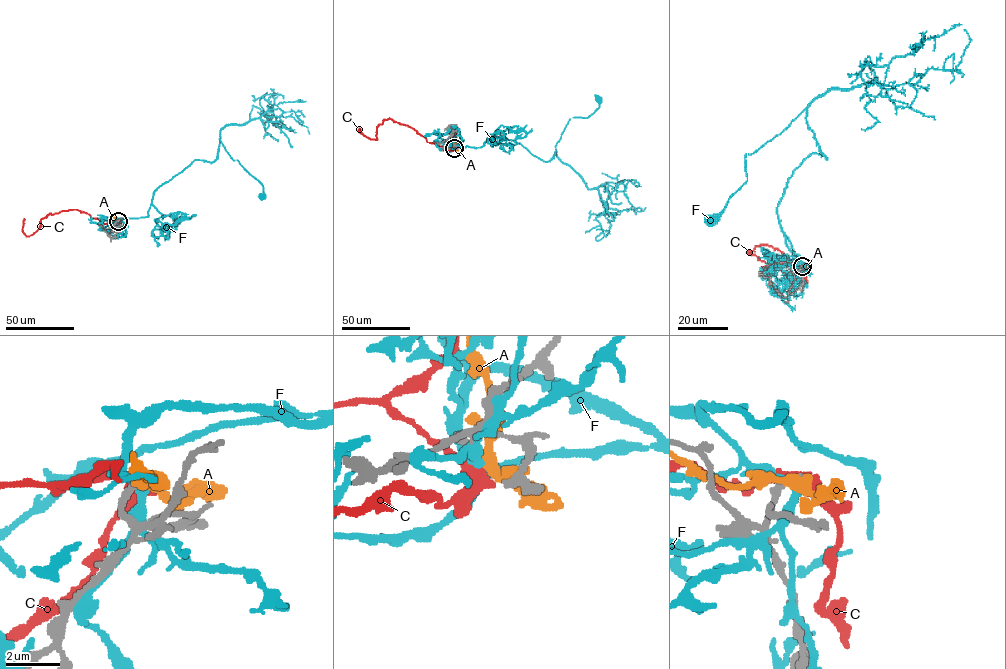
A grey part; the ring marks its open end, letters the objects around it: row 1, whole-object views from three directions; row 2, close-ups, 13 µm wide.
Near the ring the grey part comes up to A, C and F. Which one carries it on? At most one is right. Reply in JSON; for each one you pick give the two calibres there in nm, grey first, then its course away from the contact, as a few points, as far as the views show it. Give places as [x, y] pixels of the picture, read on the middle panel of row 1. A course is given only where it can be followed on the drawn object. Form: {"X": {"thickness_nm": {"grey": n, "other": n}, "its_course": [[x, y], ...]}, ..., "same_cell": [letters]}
{"same_cell": []}

